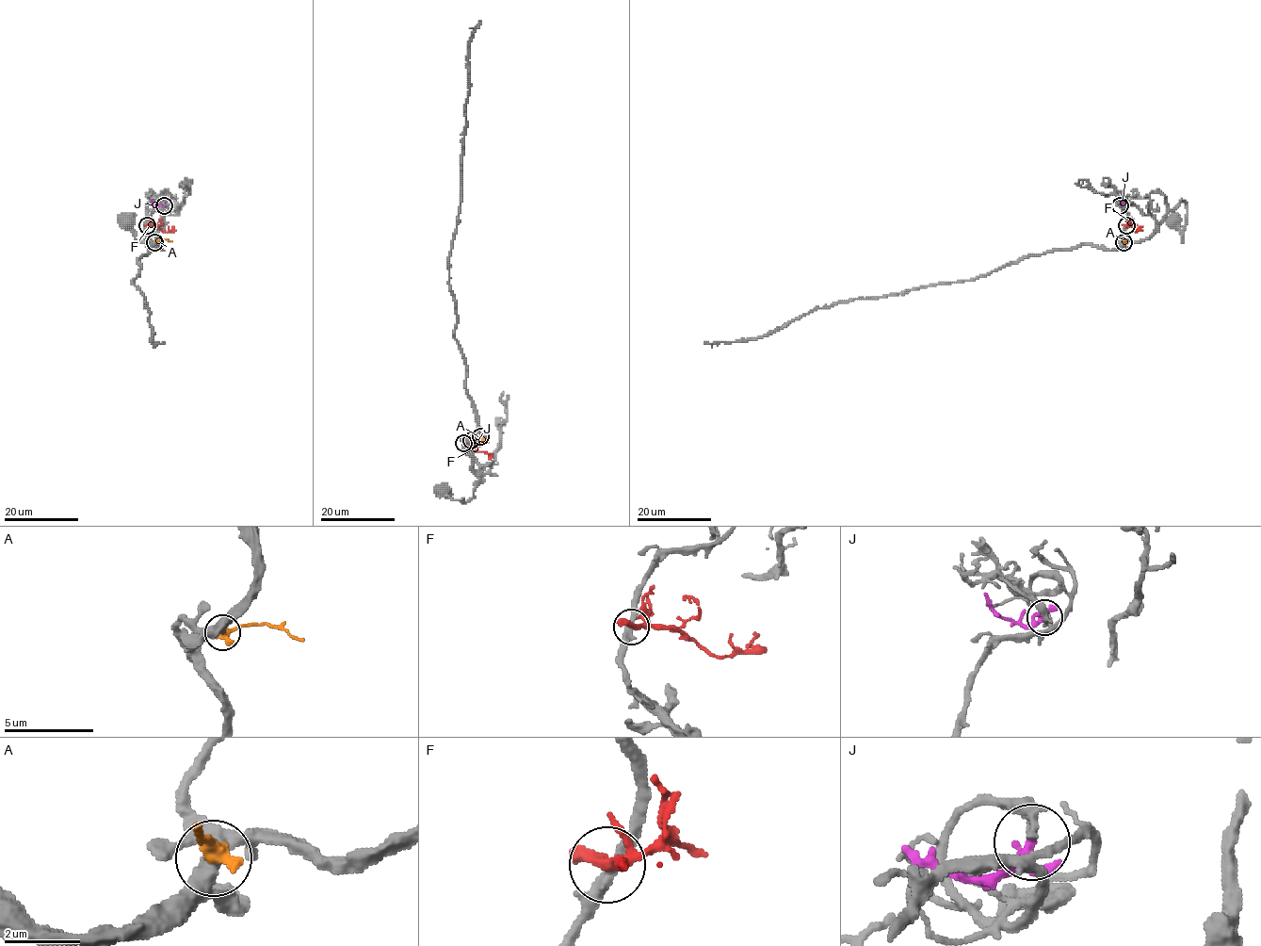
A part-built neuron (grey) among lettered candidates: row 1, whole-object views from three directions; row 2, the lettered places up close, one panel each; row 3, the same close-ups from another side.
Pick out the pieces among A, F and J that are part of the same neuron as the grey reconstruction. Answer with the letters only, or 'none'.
J

